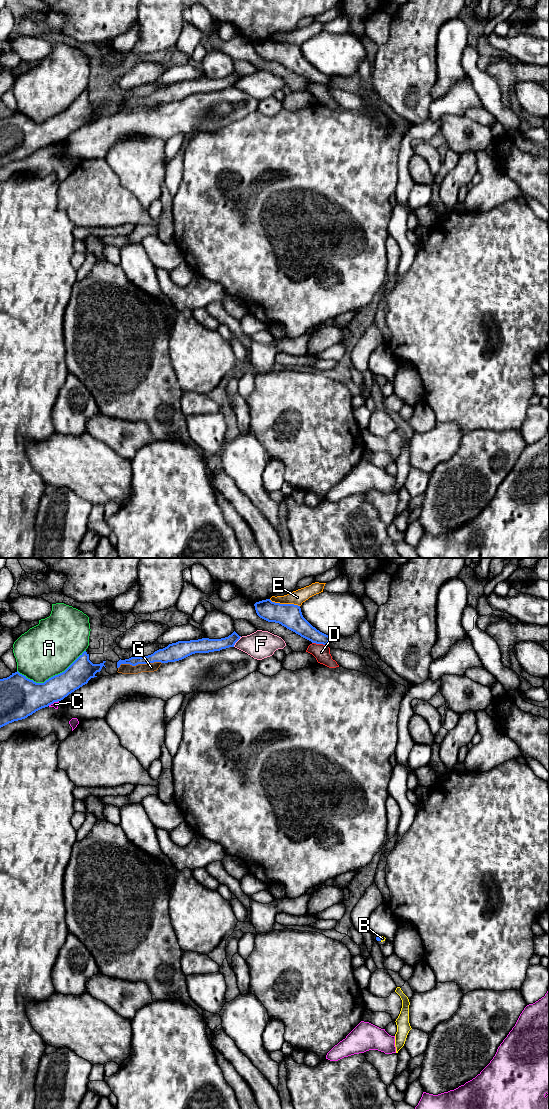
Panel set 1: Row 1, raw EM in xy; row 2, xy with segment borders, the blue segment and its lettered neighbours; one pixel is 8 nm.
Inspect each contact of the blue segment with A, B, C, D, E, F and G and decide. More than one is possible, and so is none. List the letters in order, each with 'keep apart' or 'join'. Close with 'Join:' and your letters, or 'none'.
A: keep apart
B: join
C: keep apart
D: keep apart
E: keep apart
F: keep apart
G: keep apart
Join: B

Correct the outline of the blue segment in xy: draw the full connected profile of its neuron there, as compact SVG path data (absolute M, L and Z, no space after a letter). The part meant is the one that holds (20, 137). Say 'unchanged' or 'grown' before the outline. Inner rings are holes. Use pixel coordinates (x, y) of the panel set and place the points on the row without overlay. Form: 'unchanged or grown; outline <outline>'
unchanged; outline M84 91L64 112L49 118L44 123L36 123L18 111L7 118L0 119L0 168L14 161L25 159L36 151L63 140L69 134L87 124L91 118L97 117L95 114L100 112L103 106L105 107L105 102L93 104L89 100L89 94Z

